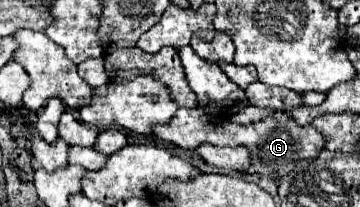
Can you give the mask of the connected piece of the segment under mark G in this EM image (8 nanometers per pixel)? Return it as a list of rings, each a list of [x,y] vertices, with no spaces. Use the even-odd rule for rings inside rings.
[[[179,108],[173,120],[165,126],[153,126],[153,132],[157,138],[171,142],[185,150],[195,150],[197,146],[209,142],[213,146],[247,146],[249,158],[251,158],[251,172],[259,176],[267,176],[273,180],[283,178],[293,170],[295,162],[317,158],[317,154],[325,148],[325,138],[319,130],[315,130],[311,124],[299,126],[285,110],[277,110],[271,116],[255,122],[255,124],[235,124],[225,118],[213,118],[201,108]]]

